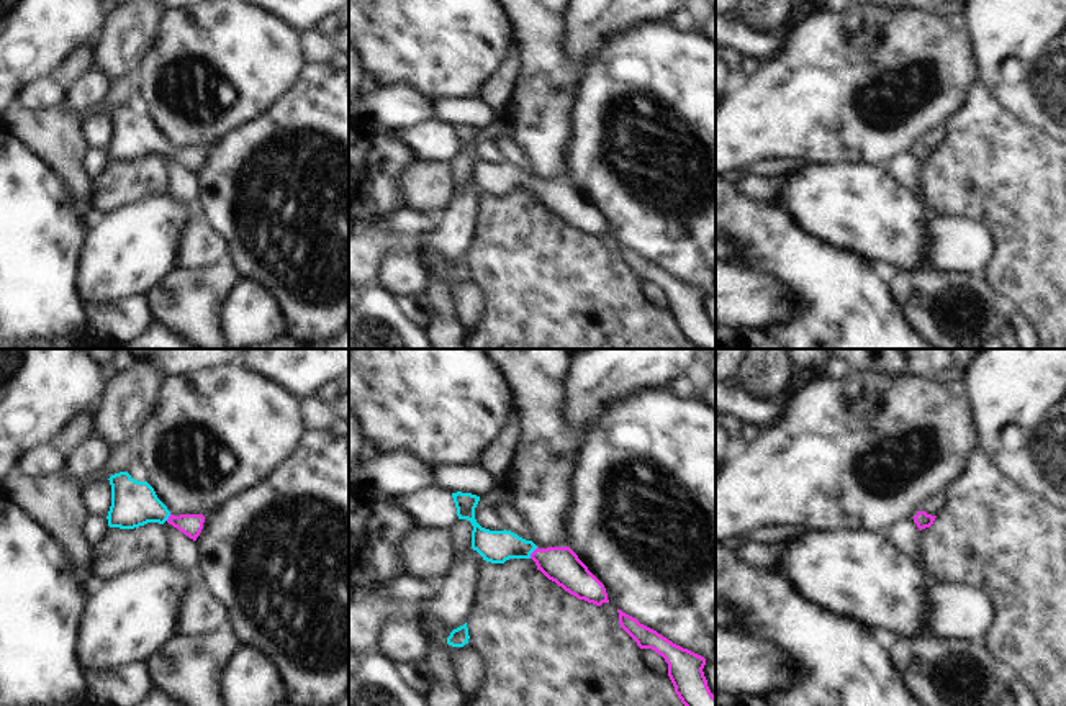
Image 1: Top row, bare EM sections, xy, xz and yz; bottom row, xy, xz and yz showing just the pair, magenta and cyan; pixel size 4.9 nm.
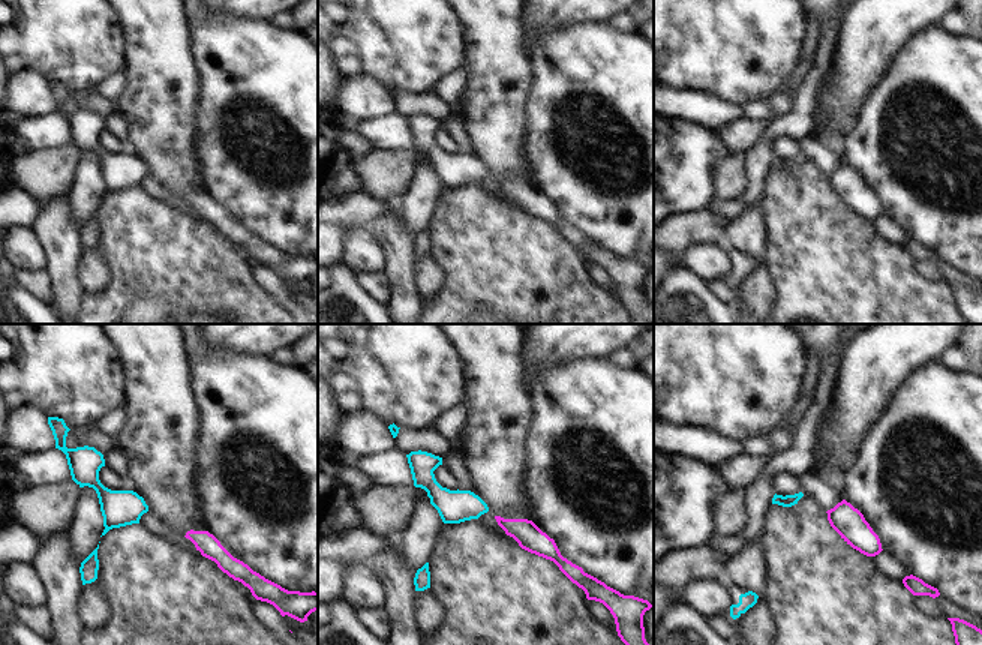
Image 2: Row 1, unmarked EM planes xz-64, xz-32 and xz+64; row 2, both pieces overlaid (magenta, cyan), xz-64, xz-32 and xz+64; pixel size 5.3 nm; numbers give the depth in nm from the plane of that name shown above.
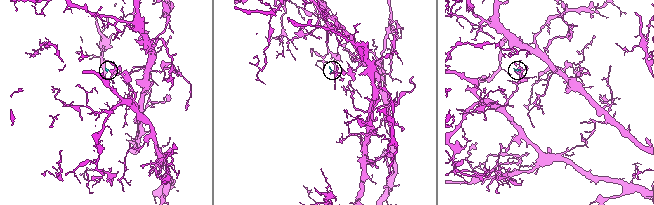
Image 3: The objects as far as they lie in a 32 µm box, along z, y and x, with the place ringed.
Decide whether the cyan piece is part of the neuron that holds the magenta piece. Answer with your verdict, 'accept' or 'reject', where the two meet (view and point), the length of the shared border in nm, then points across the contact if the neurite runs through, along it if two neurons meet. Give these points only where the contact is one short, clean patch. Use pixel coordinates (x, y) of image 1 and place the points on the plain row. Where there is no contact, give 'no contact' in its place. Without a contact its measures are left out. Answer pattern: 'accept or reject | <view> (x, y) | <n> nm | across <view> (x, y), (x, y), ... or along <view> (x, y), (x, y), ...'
accept | xz (532, 185) | 70 nm | across xz (562, 199), (532, 185), (511, 179), (495, 179)

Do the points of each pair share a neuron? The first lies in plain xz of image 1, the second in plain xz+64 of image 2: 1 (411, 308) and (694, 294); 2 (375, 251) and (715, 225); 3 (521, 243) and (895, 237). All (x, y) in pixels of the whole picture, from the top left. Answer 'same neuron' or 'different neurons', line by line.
1: different neurons
2: same neuron
3: different neurons

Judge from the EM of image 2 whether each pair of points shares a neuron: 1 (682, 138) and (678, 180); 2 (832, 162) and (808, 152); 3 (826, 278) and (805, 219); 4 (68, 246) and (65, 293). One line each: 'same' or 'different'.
1: same
2: same
3: same
4: same

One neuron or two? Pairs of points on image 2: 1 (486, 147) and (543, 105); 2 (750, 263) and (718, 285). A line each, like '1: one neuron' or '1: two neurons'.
1: two neurons
2: one neuron

